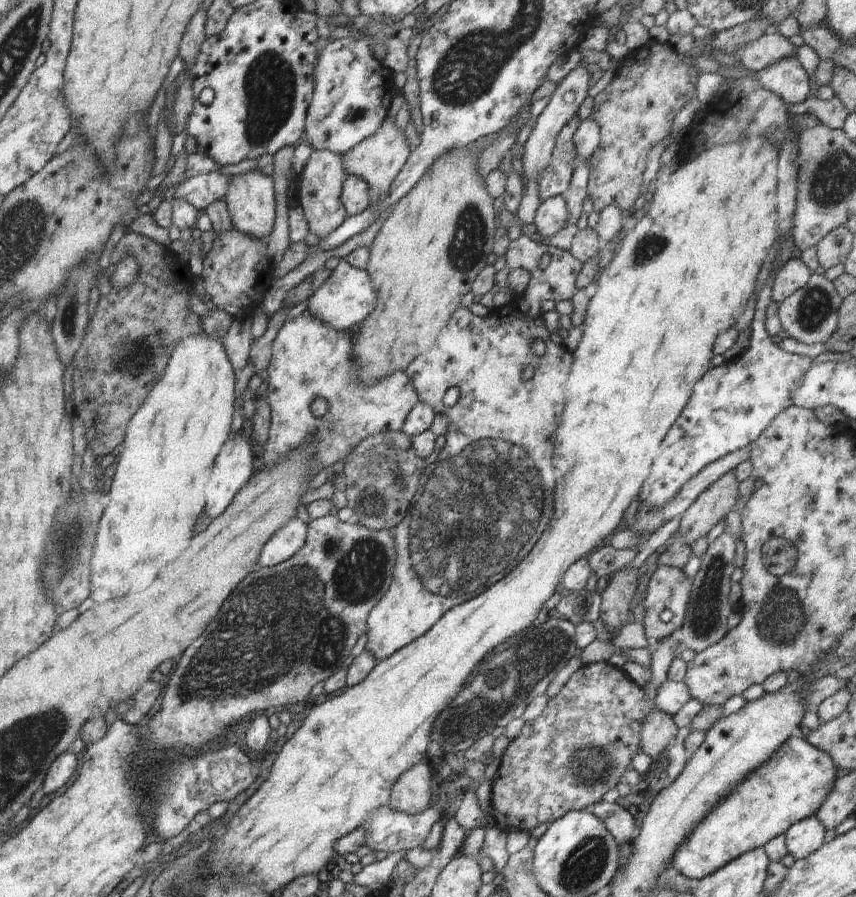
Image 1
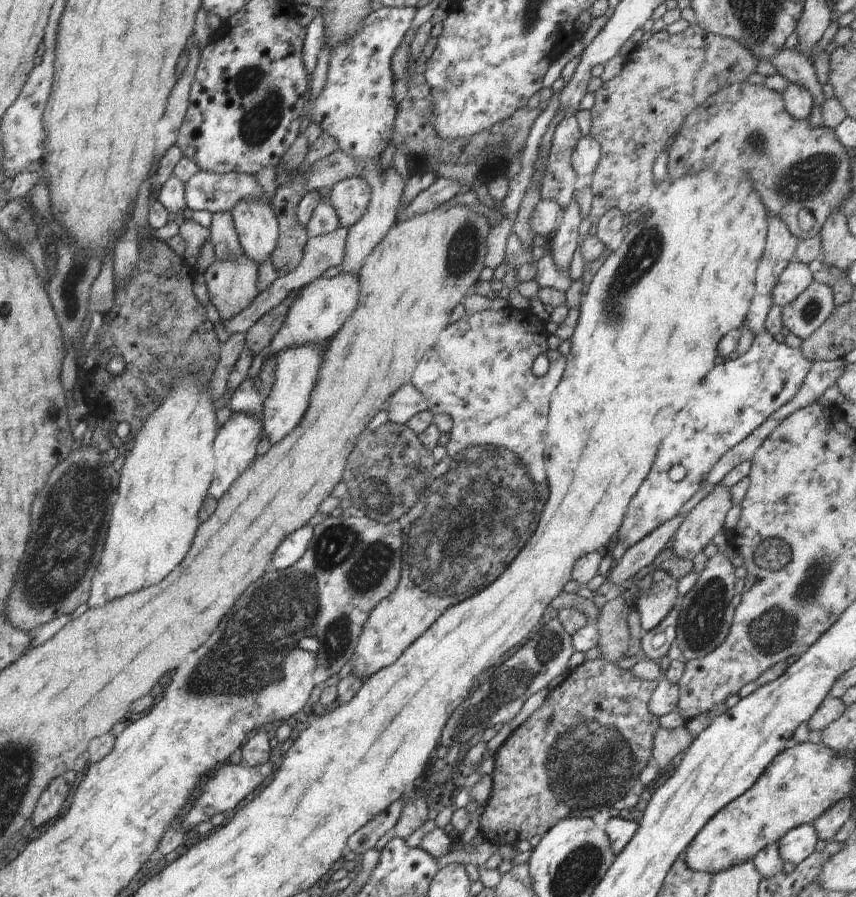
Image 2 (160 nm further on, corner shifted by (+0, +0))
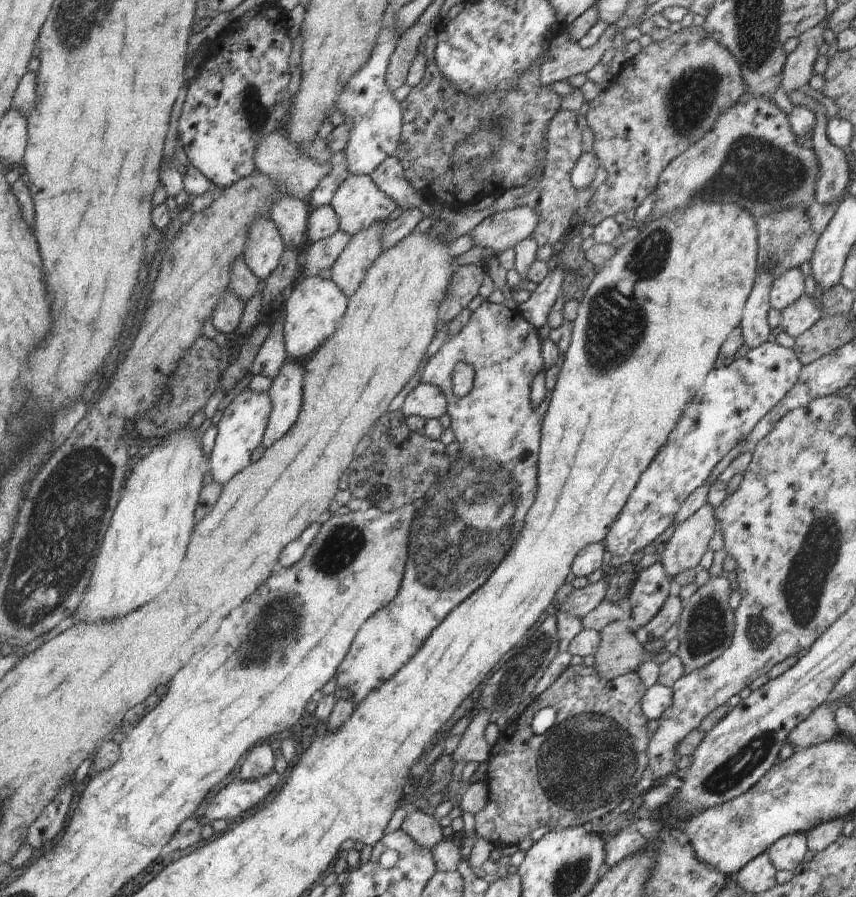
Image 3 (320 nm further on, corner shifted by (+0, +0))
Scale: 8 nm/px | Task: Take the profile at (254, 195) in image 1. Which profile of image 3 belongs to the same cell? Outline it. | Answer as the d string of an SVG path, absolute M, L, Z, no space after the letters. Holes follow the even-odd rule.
M260 218L254 222L246 234L244 262L257 280L264 280L276 269L284 244L278 226L270 218Z

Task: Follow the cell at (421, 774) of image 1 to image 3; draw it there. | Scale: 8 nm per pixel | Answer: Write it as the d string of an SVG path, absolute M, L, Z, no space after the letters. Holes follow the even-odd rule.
M409 809L400 830L406 832L417 844L428 849L445 840L437 819L423 811Z

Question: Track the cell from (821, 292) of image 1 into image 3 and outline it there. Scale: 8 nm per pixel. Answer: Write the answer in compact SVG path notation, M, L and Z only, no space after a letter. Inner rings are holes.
M804 294L794 304L781 311L780 328L795 339L804 335L821 320L821 314L824 313L819 305L814 296Z

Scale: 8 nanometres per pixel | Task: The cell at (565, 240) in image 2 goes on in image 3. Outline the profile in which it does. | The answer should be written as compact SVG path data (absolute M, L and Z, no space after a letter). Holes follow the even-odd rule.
M559 260L558 266L538 284L532 296L519 305L518 312L526 322L530 322L538 329L547 324L548 315L562 294L562 282L564 282L564 268L562 268L562 260Z

